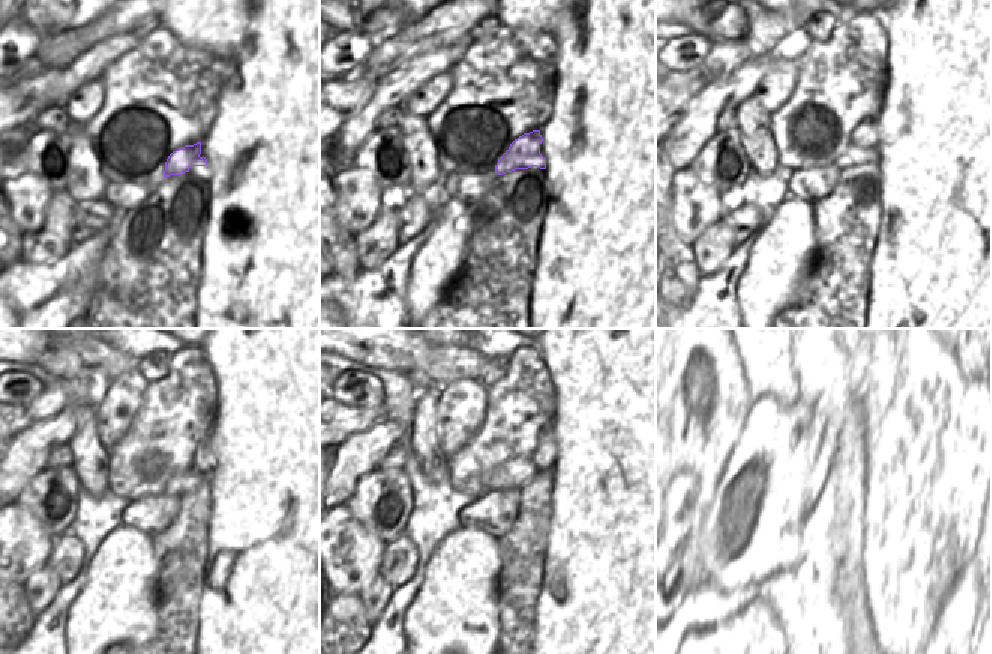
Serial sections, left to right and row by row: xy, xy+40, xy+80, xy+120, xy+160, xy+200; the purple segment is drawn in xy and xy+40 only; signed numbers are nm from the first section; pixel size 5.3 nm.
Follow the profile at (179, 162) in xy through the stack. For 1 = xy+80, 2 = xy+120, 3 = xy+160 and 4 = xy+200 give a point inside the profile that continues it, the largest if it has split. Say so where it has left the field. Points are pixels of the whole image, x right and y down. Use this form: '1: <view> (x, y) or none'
1: xy+80 (866, 137)
2: xy+120 (204, 459)
3: xy+160 (544, 455)
4: xy+200 (884, 440)

